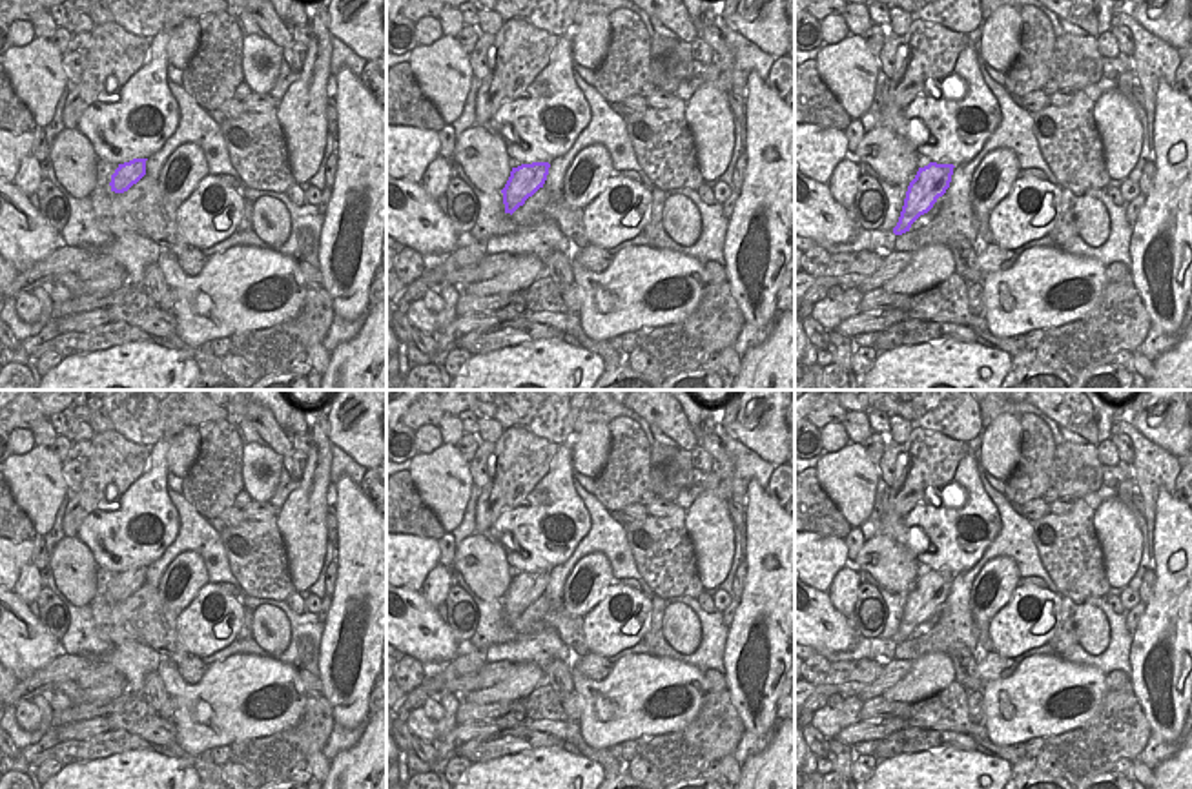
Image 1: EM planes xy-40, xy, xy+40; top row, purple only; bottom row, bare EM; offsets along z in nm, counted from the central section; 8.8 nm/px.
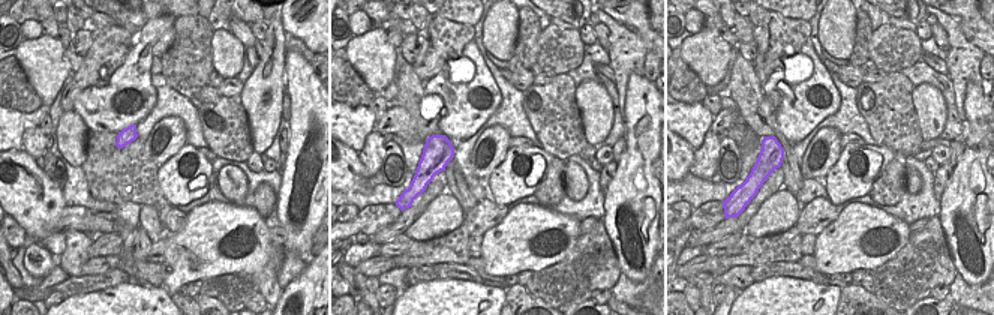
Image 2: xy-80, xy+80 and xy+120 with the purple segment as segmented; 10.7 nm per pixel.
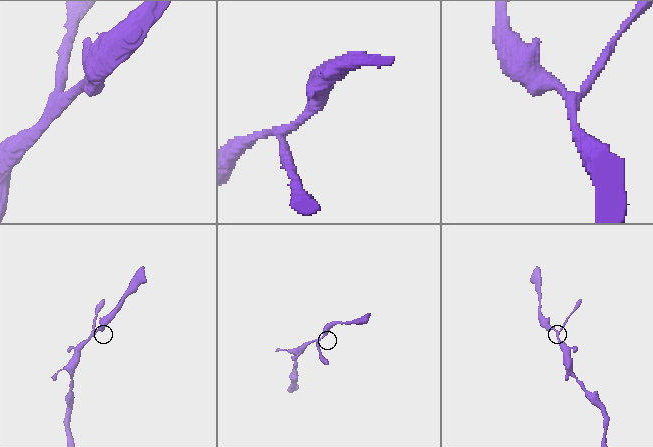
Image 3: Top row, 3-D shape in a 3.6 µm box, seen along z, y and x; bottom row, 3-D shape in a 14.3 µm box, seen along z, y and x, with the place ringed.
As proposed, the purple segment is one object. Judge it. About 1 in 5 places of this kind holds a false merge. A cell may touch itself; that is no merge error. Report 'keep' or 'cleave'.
keep

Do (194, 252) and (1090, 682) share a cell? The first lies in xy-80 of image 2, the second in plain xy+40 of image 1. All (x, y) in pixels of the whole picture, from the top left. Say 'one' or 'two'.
one

